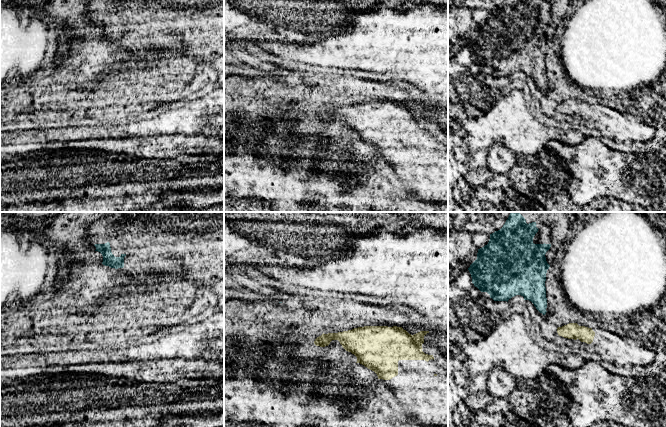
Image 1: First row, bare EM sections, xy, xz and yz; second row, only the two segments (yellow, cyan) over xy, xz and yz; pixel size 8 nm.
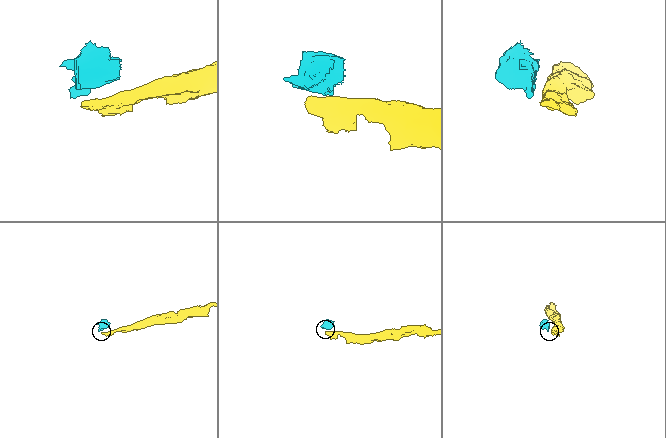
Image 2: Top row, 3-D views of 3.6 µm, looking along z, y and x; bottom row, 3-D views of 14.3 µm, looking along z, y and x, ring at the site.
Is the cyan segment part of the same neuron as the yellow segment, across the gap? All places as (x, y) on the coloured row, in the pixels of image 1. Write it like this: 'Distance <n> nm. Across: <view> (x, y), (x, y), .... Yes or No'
Distance 150 nm. Across: yz (558, 327), (545, 313). No

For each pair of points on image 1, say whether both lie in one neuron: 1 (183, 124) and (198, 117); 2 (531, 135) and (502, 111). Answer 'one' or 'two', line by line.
1: one
2: one

